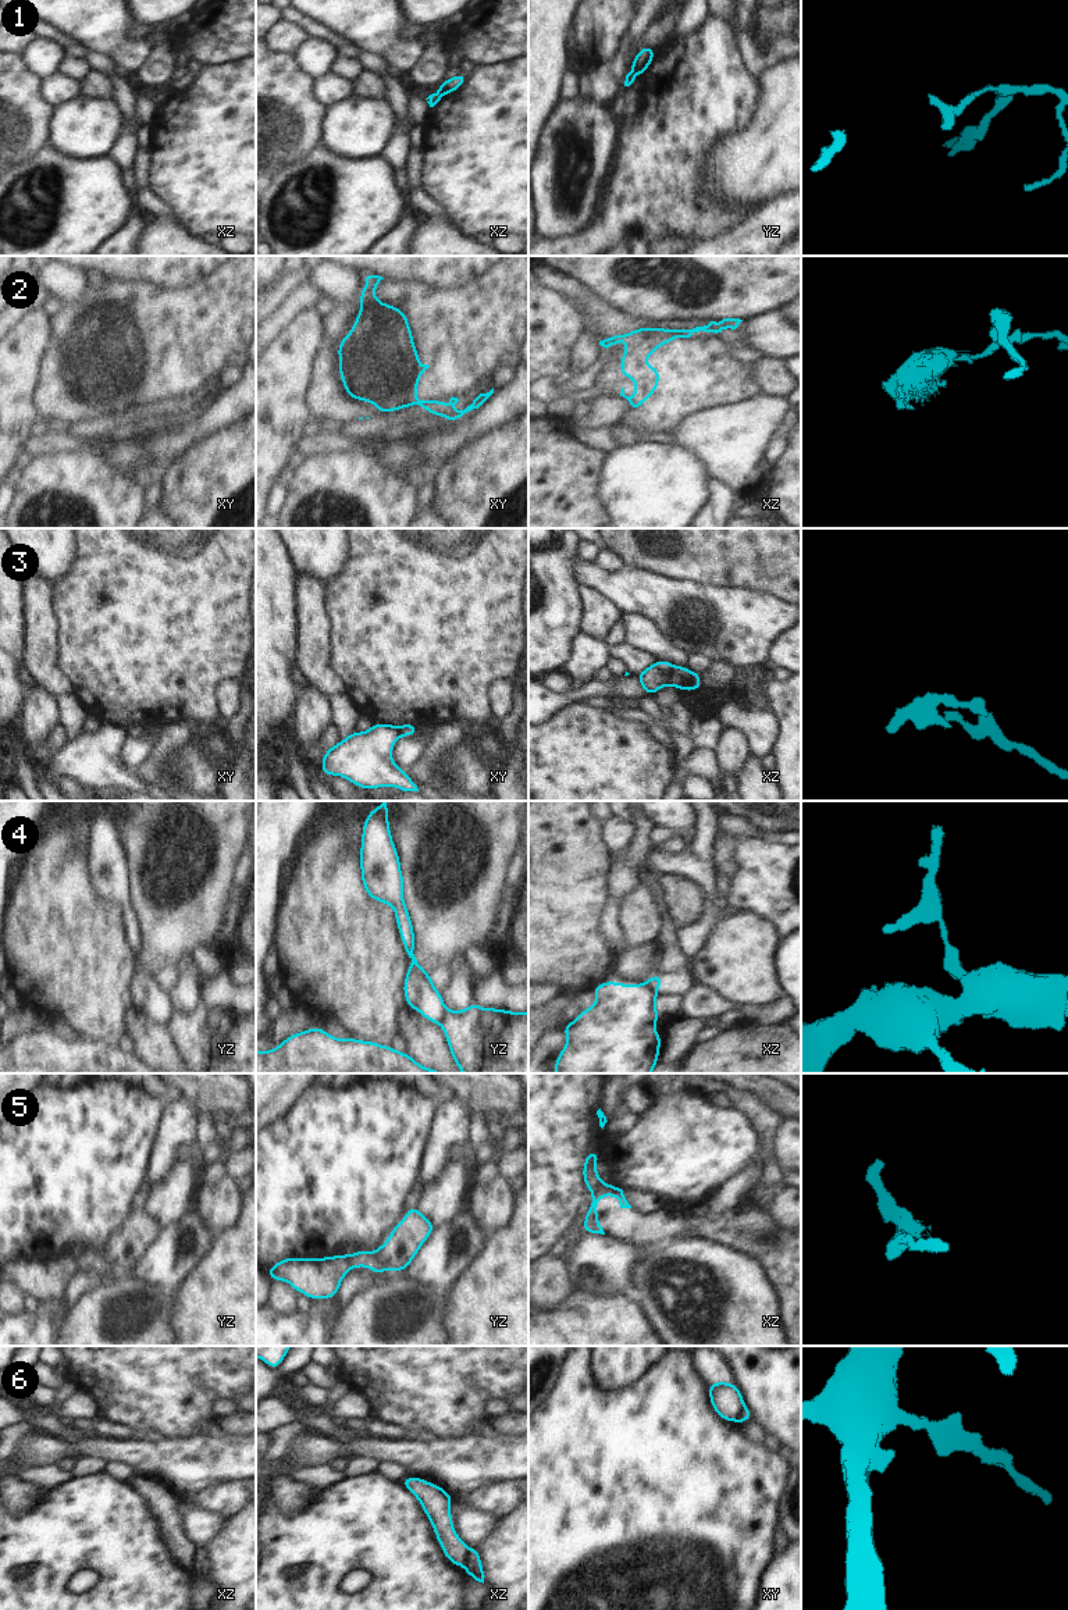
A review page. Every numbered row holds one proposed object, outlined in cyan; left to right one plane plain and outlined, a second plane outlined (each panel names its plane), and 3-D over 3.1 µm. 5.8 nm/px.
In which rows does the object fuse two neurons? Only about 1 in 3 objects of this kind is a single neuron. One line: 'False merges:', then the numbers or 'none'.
False merges: 1, 2, 3, 4, 5, 6

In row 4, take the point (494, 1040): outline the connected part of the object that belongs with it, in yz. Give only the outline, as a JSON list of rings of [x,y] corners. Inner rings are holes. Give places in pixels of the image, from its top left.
[[[473,1001],[463,1011],[446,1009],[441,1026],[451,1055],[463,1073],[528,1073],[528,1011],[484,1009]]]

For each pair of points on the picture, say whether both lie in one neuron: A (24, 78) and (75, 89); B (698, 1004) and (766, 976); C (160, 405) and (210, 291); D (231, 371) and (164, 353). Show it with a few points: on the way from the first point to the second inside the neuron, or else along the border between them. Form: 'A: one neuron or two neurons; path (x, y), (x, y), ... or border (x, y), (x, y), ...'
A: two neurons; border (42, 79), (45, 96), (57, 106)
B: two neurons; border (697, 982), (714, 987), (737, 1004)
C: one neuron; path (160, 377), (160, 362), (203, 319)
D: two neurons; border (227, 363), (217, 376)

